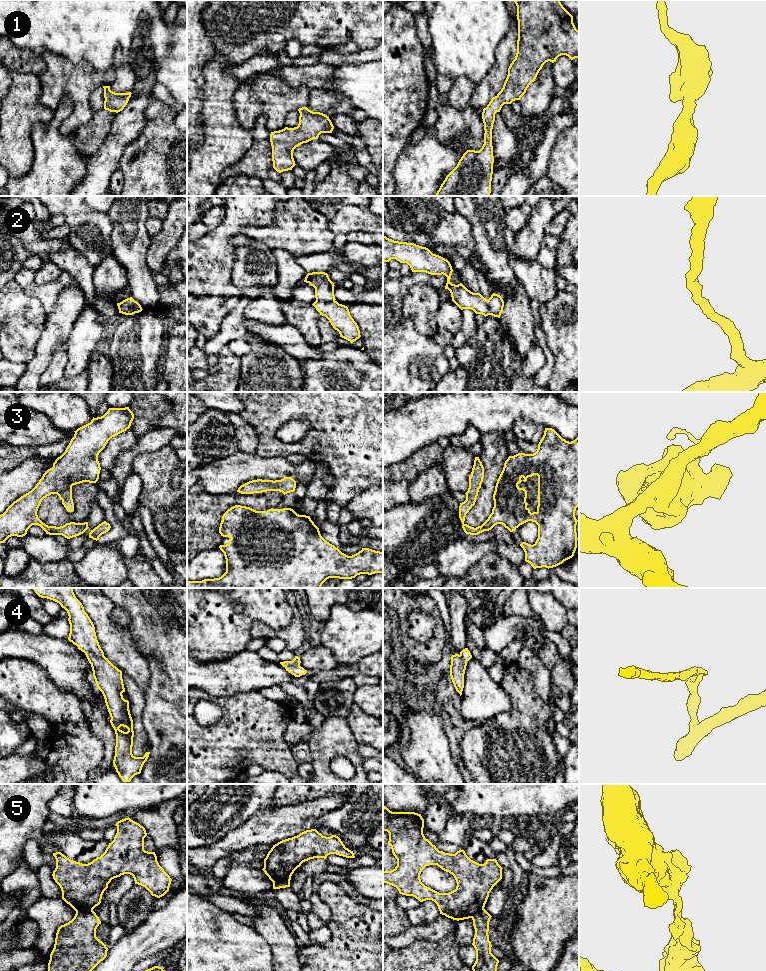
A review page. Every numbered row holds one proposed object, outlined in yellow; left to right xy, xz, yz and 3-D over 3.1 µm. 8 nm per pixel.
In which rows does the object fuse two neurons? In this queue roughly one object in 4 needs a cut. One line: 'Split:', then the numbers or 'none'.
Split: 5

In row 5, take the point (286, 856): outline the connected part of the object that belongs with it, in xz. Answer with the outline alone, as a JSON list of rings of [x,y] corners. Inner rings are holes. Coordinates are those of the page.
[[[316,829],[306,830],[273,845],[264,859],[262,870],[272,882],[278,882],[291,877],[303,862],[326,859],[330,854],[355,858],[353,851],[346,848],[338,836],[326,837]]]

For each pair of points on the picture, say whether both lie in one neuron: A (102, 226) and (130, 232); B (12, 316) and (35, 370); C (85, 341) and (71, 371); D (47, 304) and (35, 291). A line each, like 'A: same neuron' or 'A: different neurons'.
A: different neurons
B: different neurons
C: same neuron
D: same neuron

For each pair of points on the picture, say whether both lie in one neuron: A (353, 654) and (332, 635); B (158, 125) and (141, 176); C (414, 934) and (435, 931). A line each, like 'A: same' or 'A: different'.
A: same
B: same
C: same

